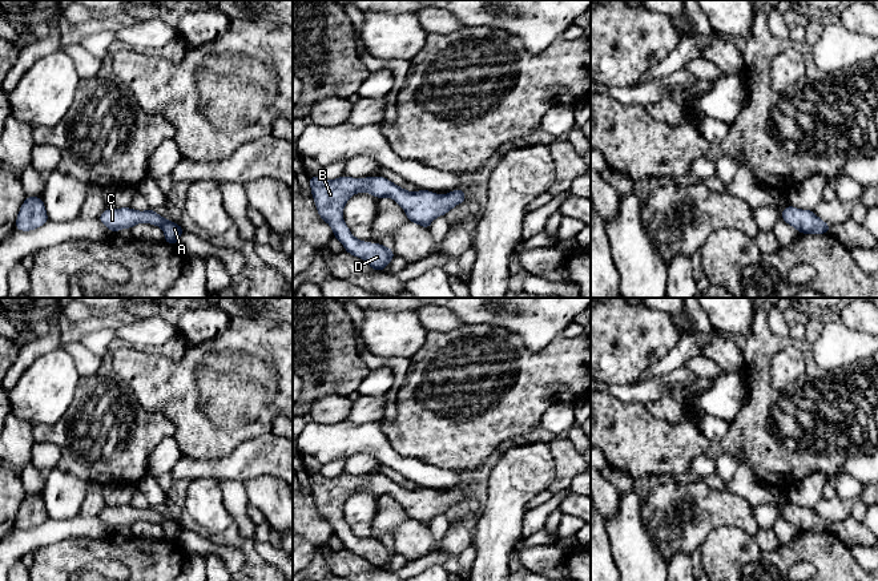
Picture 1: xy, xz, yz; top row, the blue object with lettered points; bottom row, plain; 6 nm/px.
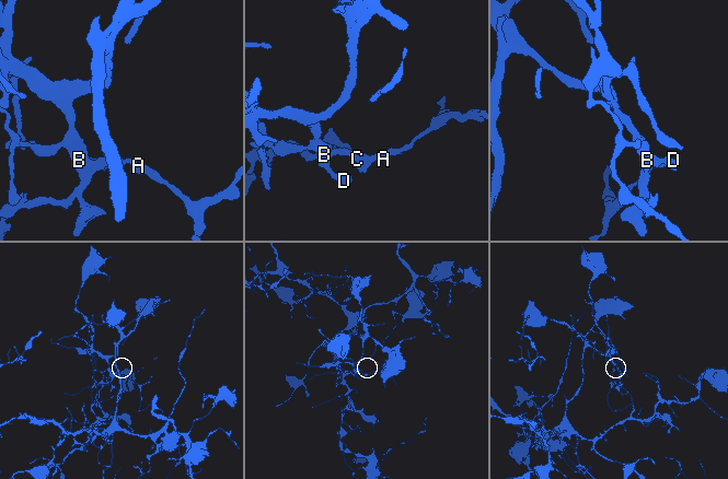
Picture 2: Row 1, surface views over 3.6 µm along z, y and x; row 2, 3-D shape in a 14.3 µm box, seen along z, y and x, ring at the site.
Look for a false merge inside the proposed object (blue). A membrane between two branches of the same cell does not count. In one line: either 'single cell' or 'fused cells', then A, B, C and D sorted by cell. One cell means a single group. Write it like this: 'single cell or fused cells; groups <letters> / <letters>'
single cell; groups A B C D

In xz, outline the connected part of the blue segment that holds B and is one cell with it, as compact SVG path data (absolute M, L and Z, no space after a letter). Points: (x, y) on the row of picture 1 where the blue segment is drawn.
M313 175L309 177L309 182L318 215L331 226L334 237L345 246L346 253L366 261L375 271L383 271L395 254L391 247L361 241L350 233L350 227L343 221L343 207L351 195L370 193L376 199L392 198L406 211L407 221L424 229L430 229L435 218L466 202L463 189L443 195L422 189L411 193L380 175L367 178L342 175L337 179Z

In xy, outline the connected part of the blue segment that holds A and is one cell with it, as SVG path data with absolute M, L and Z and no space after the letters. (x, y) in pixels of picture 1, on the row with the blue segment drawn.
M132 207L104 209L97 219L106 225L112 234L121 229L132 229L140 222L160 226L165 234L164 242L176 246L178 238L185 230L182 226L174 223L173 221L162 218L156 213L156 210L152 209L145 211L138 211Z

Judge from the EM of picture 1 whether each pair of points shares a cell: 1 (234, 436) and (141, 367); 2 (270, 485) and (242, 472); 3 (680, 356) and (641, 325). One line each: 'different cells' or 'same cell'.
1: same cell
2: different cells
3: different cells

